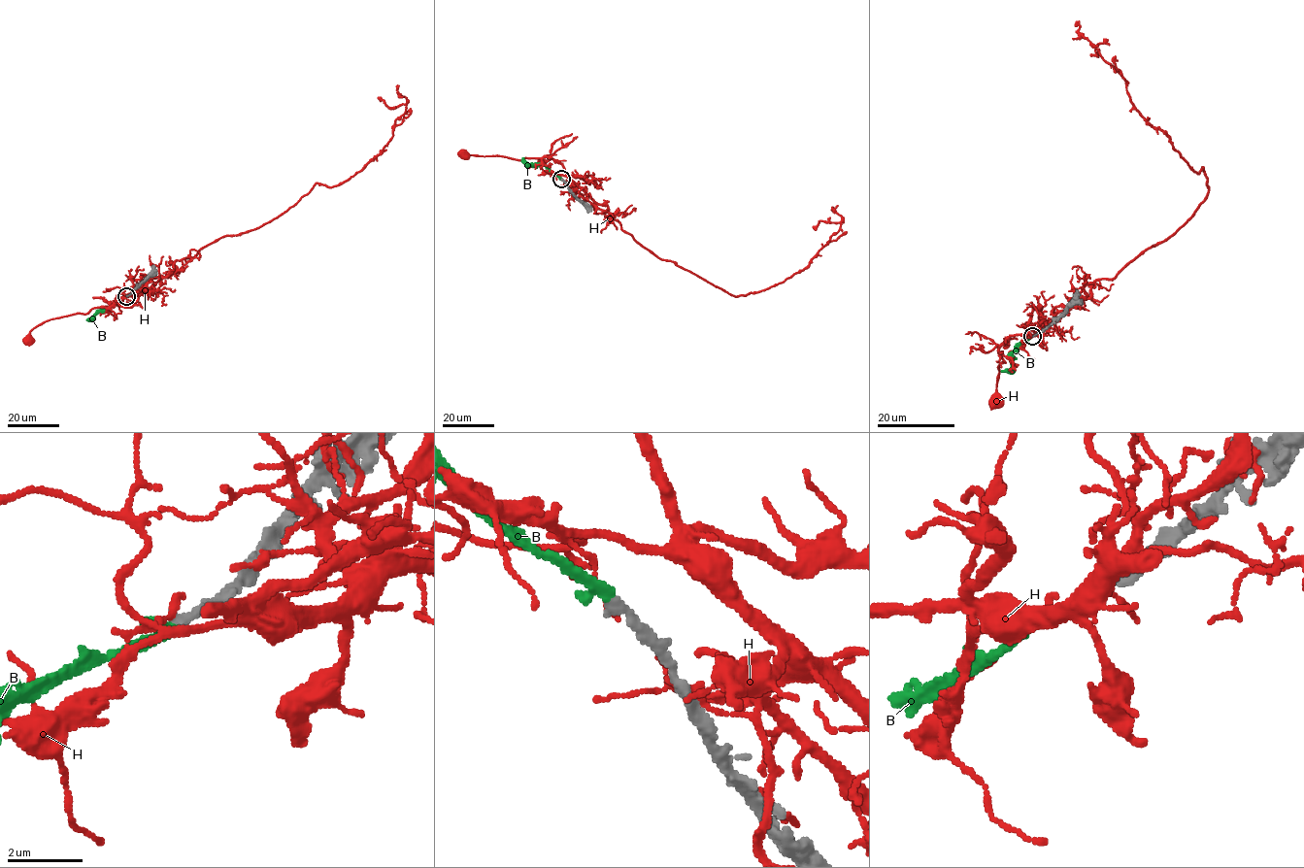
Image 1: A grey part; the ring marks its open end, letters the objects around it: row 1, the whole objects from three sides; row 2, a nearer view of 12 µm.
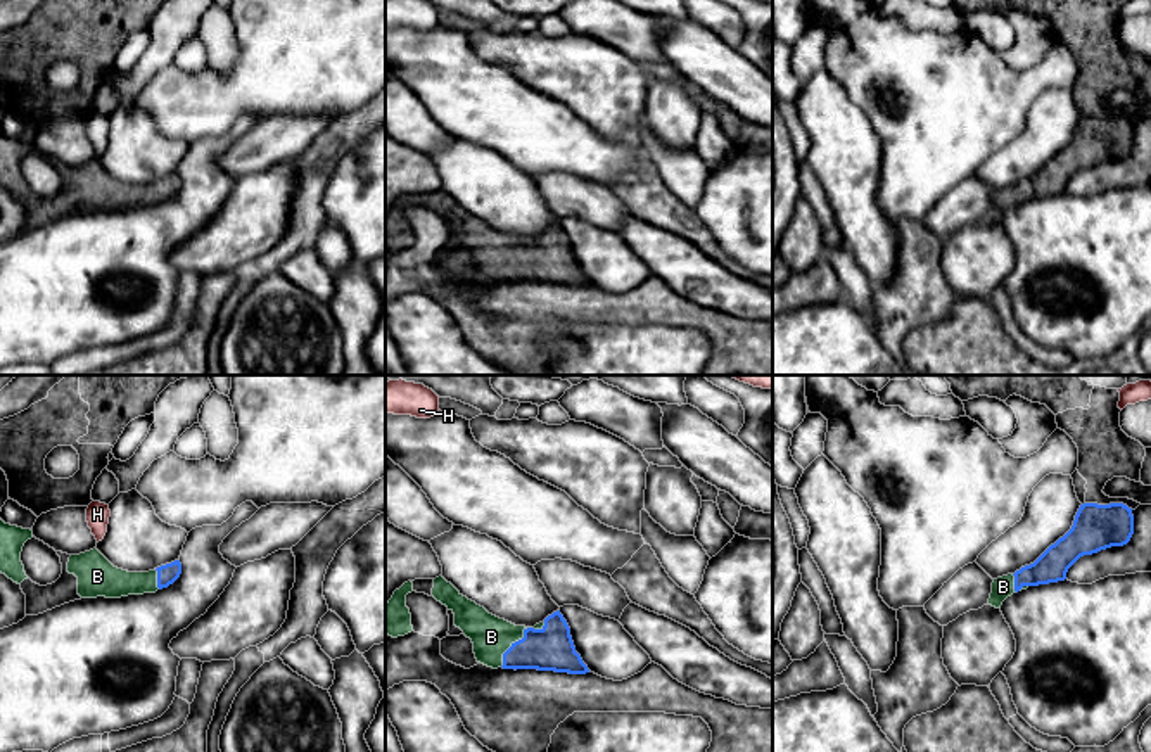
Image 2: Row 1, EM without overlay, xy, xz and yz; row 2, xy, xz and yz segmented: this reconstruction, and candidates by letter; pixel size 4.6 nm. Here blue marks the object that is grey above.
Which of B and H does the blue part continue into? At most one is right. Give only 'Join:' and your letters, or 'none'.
Join: B

